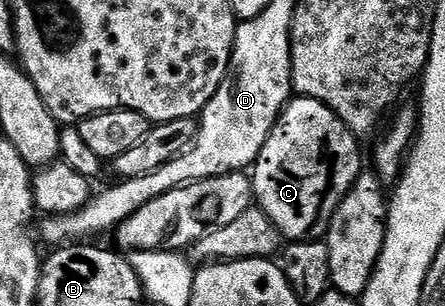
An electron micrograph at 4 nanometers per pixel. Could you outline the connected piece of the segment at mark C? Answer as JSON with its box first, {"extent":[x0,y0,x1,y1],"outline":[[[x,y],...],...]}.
{"extent":[253,96,360,242],"outline":[[[300,96],[288,103],[253,165],[254,203],[277,226],[280,237],[291,242],[326,237],[327,227],[341,198],[345,198],[360,174],[359,144],[360,141],[339,121],[337,114],[333,114],[333,110],[325,107],[320,100]]]}

